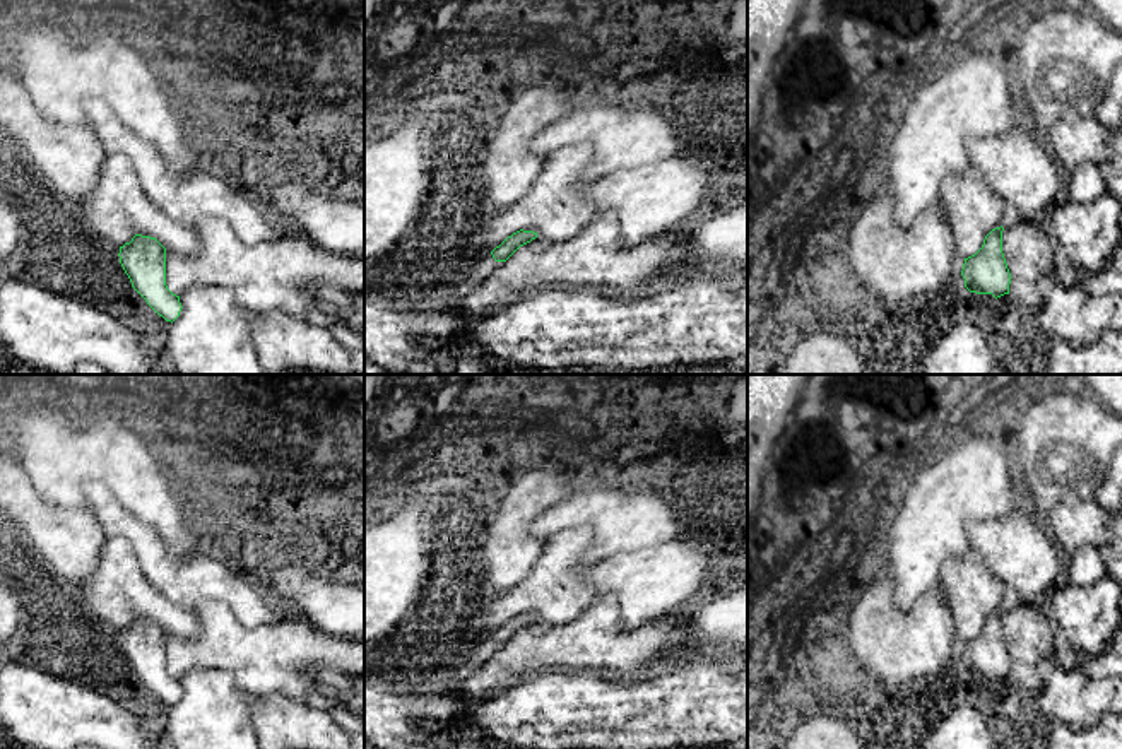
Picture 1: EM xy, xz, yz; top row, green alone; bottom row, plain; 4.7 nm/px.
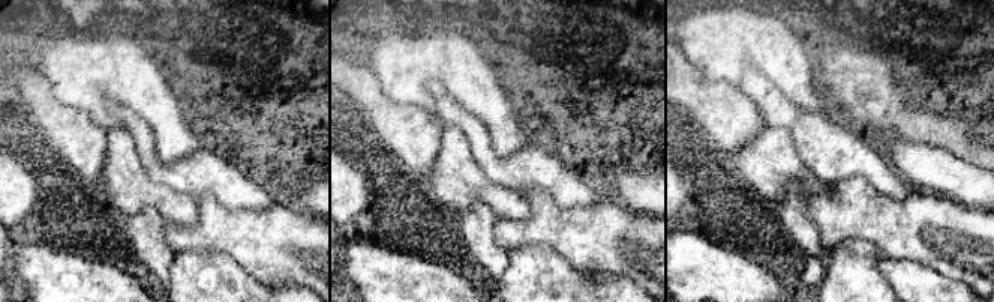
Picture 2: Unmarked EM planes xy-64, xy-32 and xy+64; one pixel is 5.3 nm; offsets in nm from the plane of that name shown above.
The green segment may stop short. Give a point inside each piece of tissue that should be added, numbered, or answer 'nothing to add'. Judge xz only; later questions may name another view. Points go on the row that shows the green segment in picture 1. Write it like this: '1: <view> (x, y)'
1: xz (486, 265)

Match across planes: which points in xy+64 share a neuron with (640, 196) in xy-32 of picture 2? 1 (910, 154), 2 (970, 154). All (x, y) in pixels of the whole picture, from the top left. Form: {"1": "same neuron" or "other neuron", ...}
{"1": "same neuron", "2": "other neuron"}

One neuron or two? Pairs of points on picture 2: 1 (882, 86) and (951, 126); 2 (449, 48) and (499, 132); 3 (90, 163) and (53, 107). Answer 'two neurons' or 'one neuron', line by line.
1: one neuron
2: one neuron
3: one neuron

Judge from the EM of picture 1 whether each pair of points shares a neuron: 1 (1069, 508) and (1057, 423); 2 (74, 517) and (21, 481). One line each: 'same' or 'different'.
1: different
2: same

